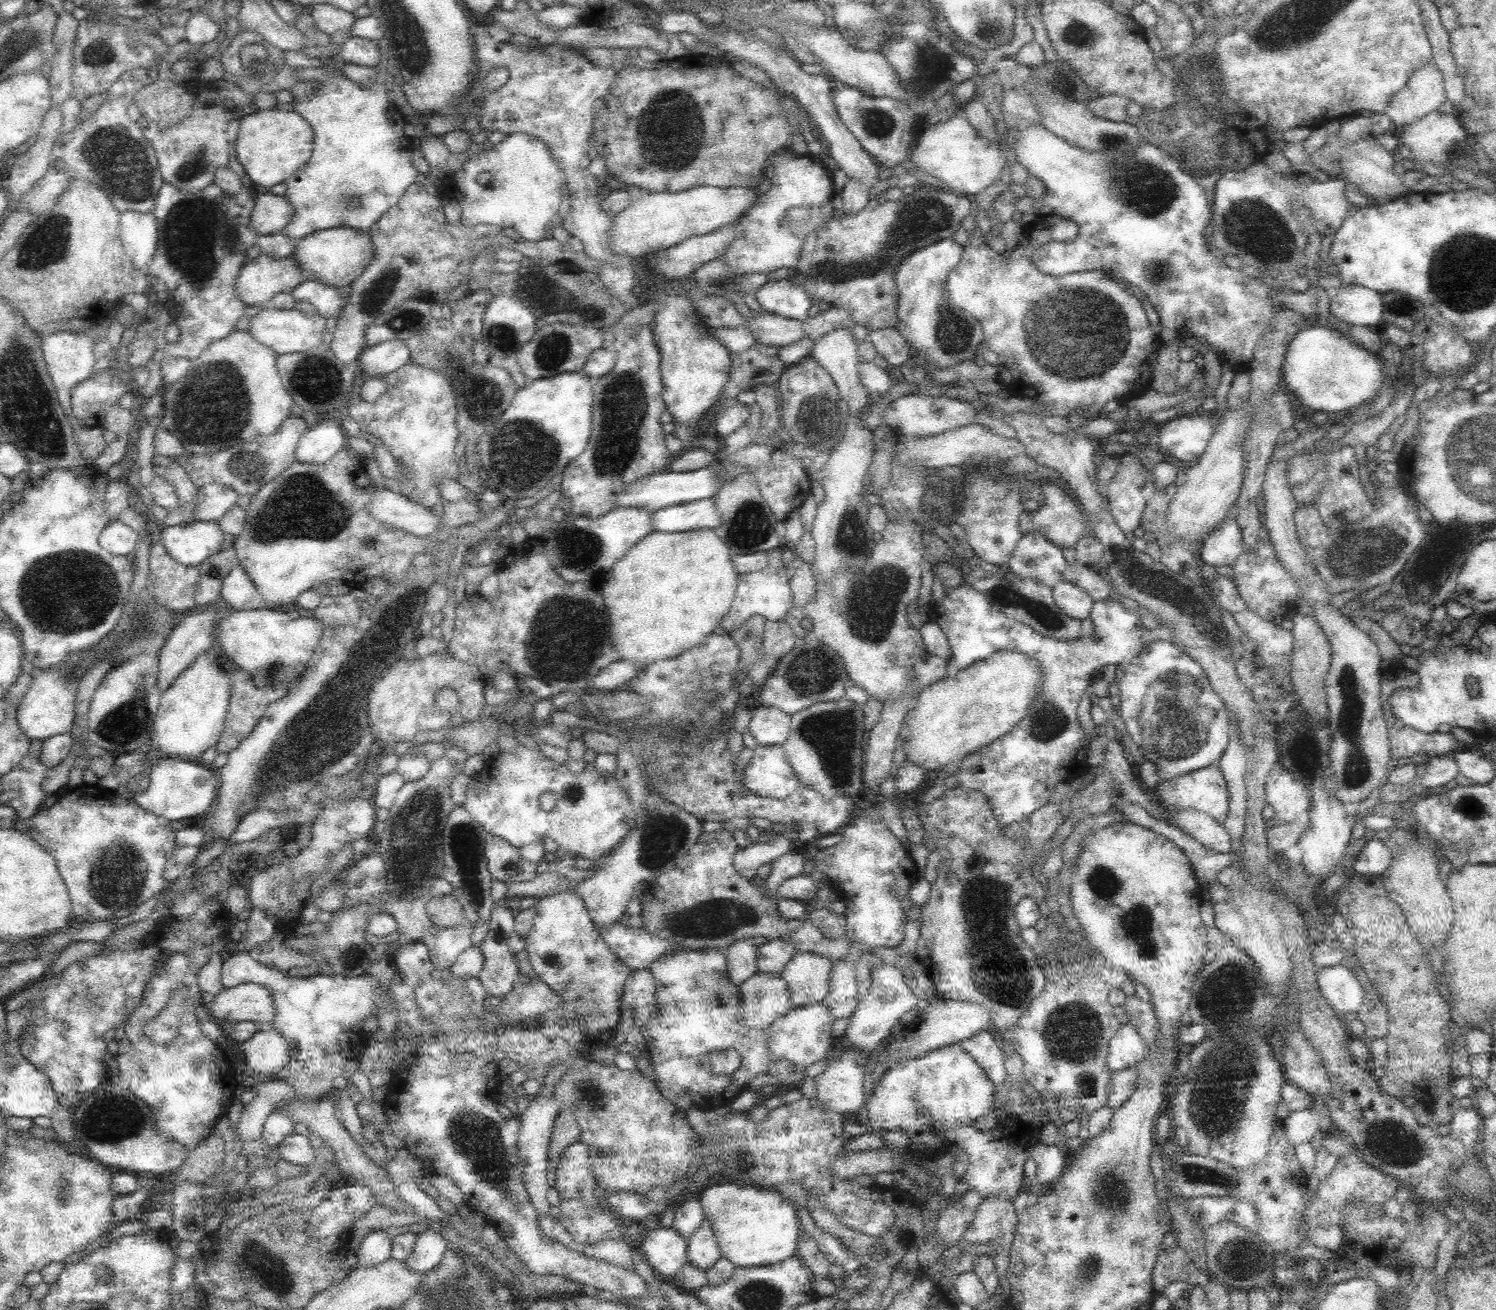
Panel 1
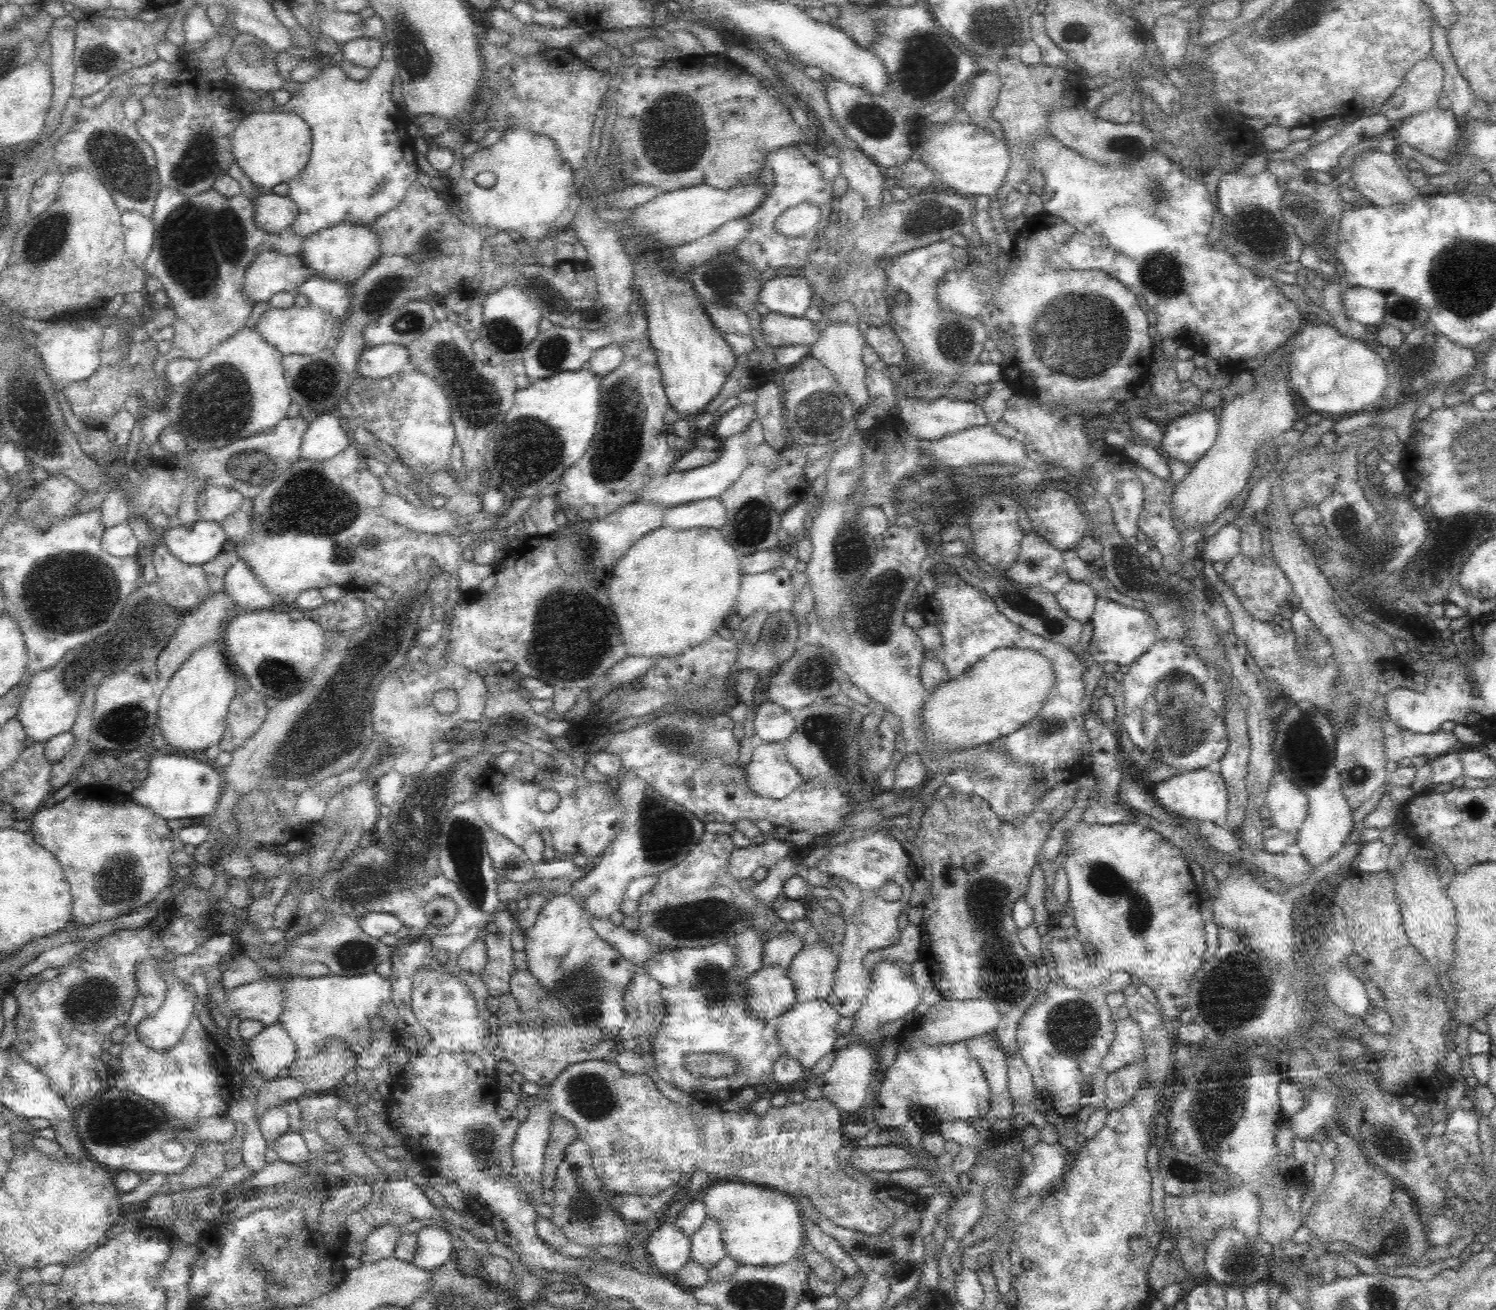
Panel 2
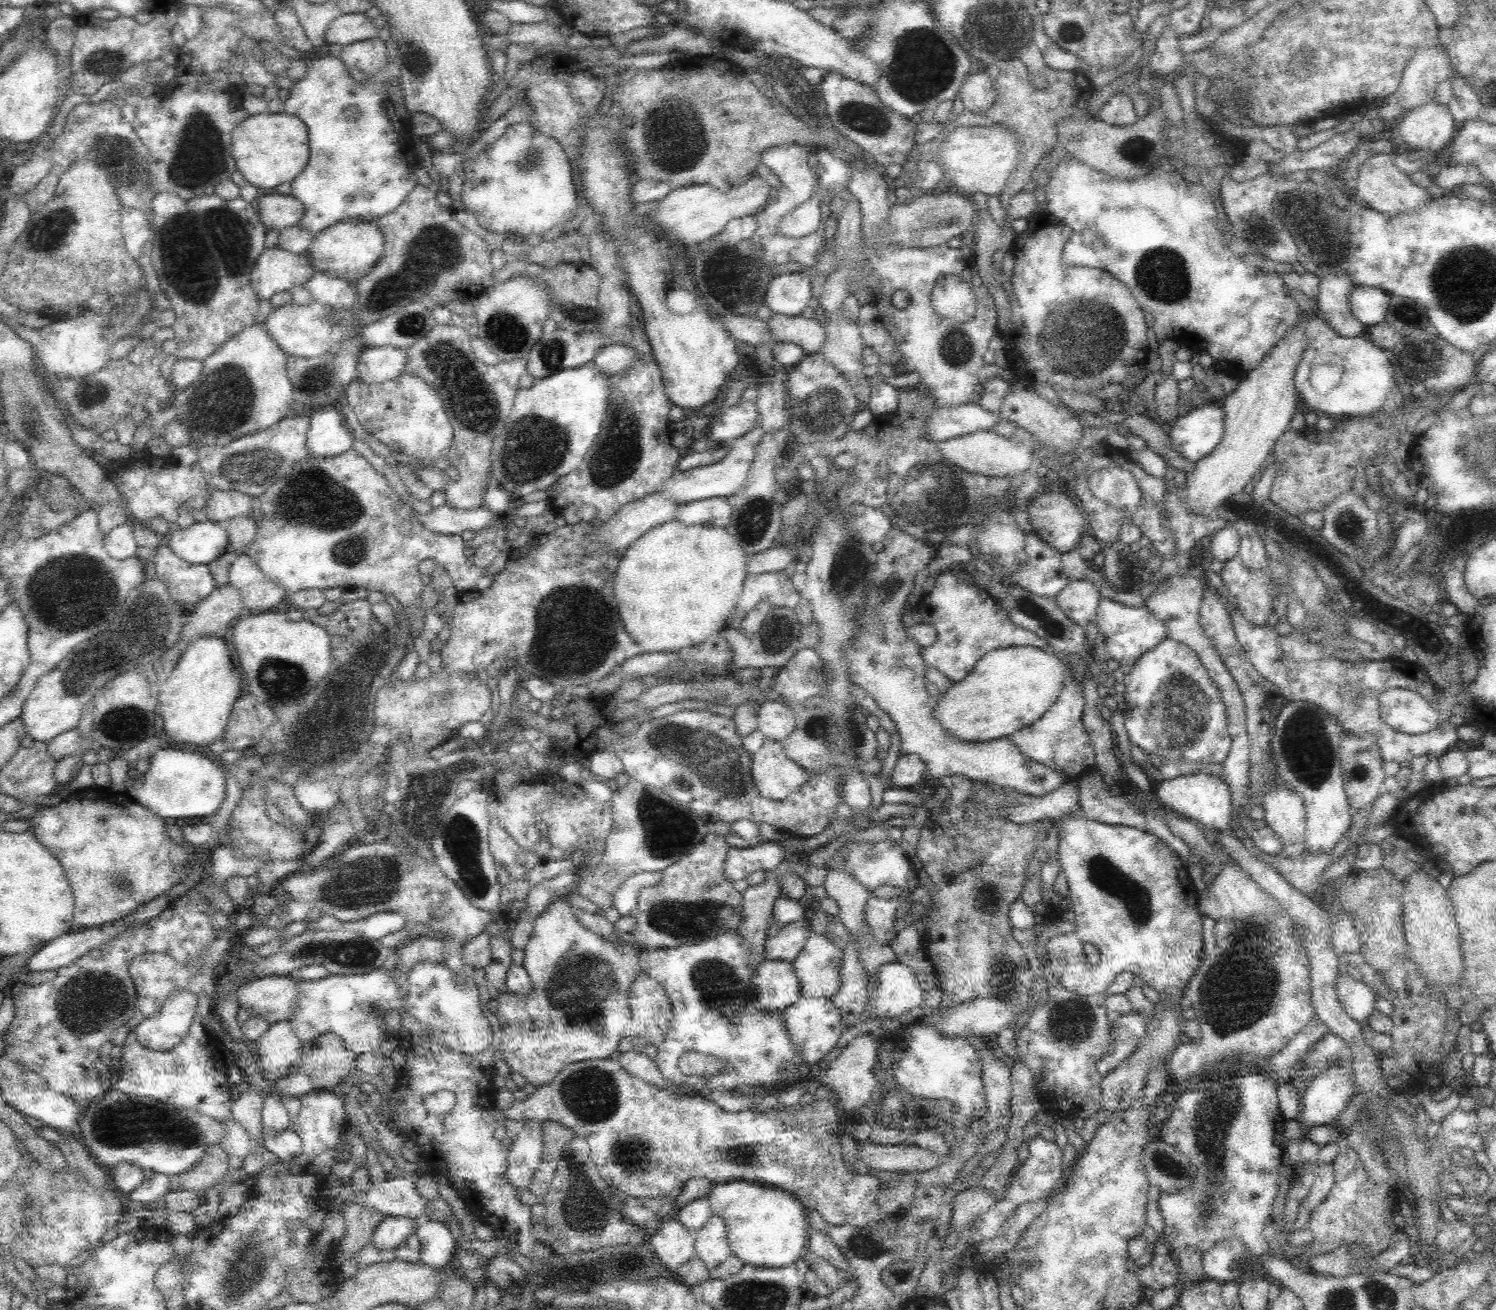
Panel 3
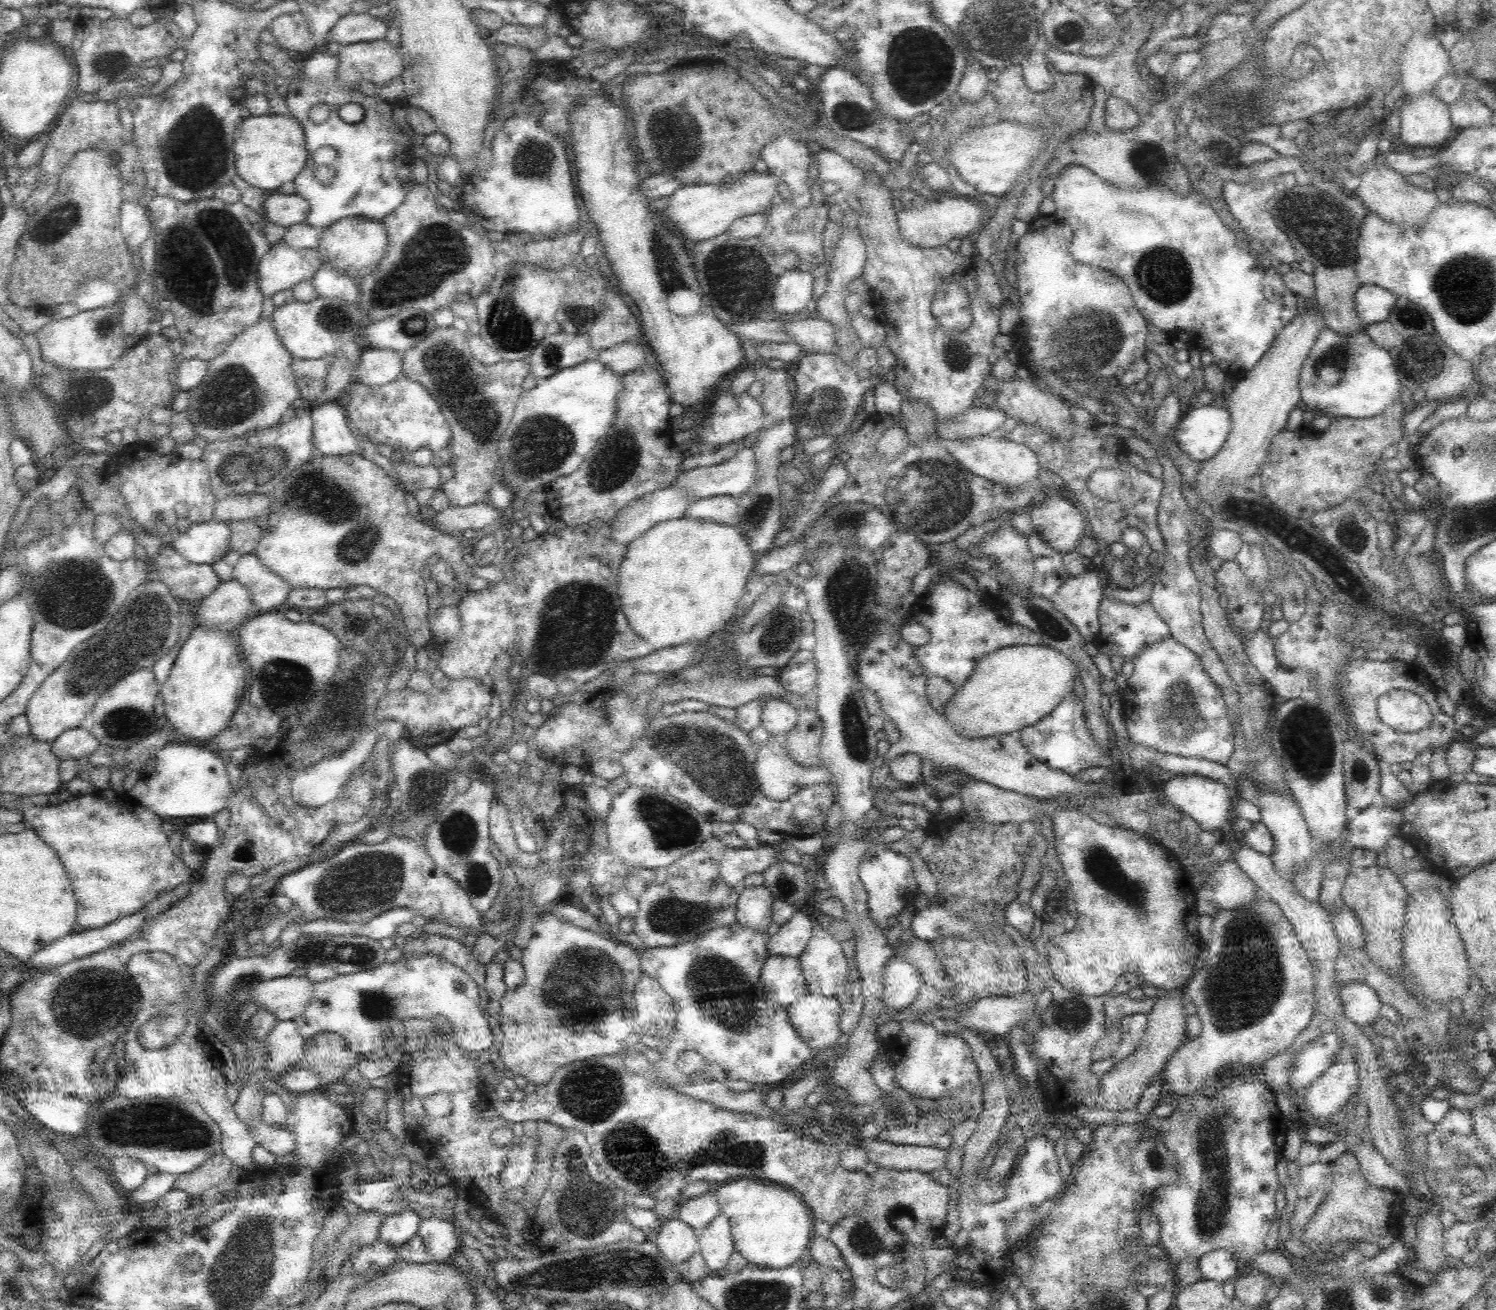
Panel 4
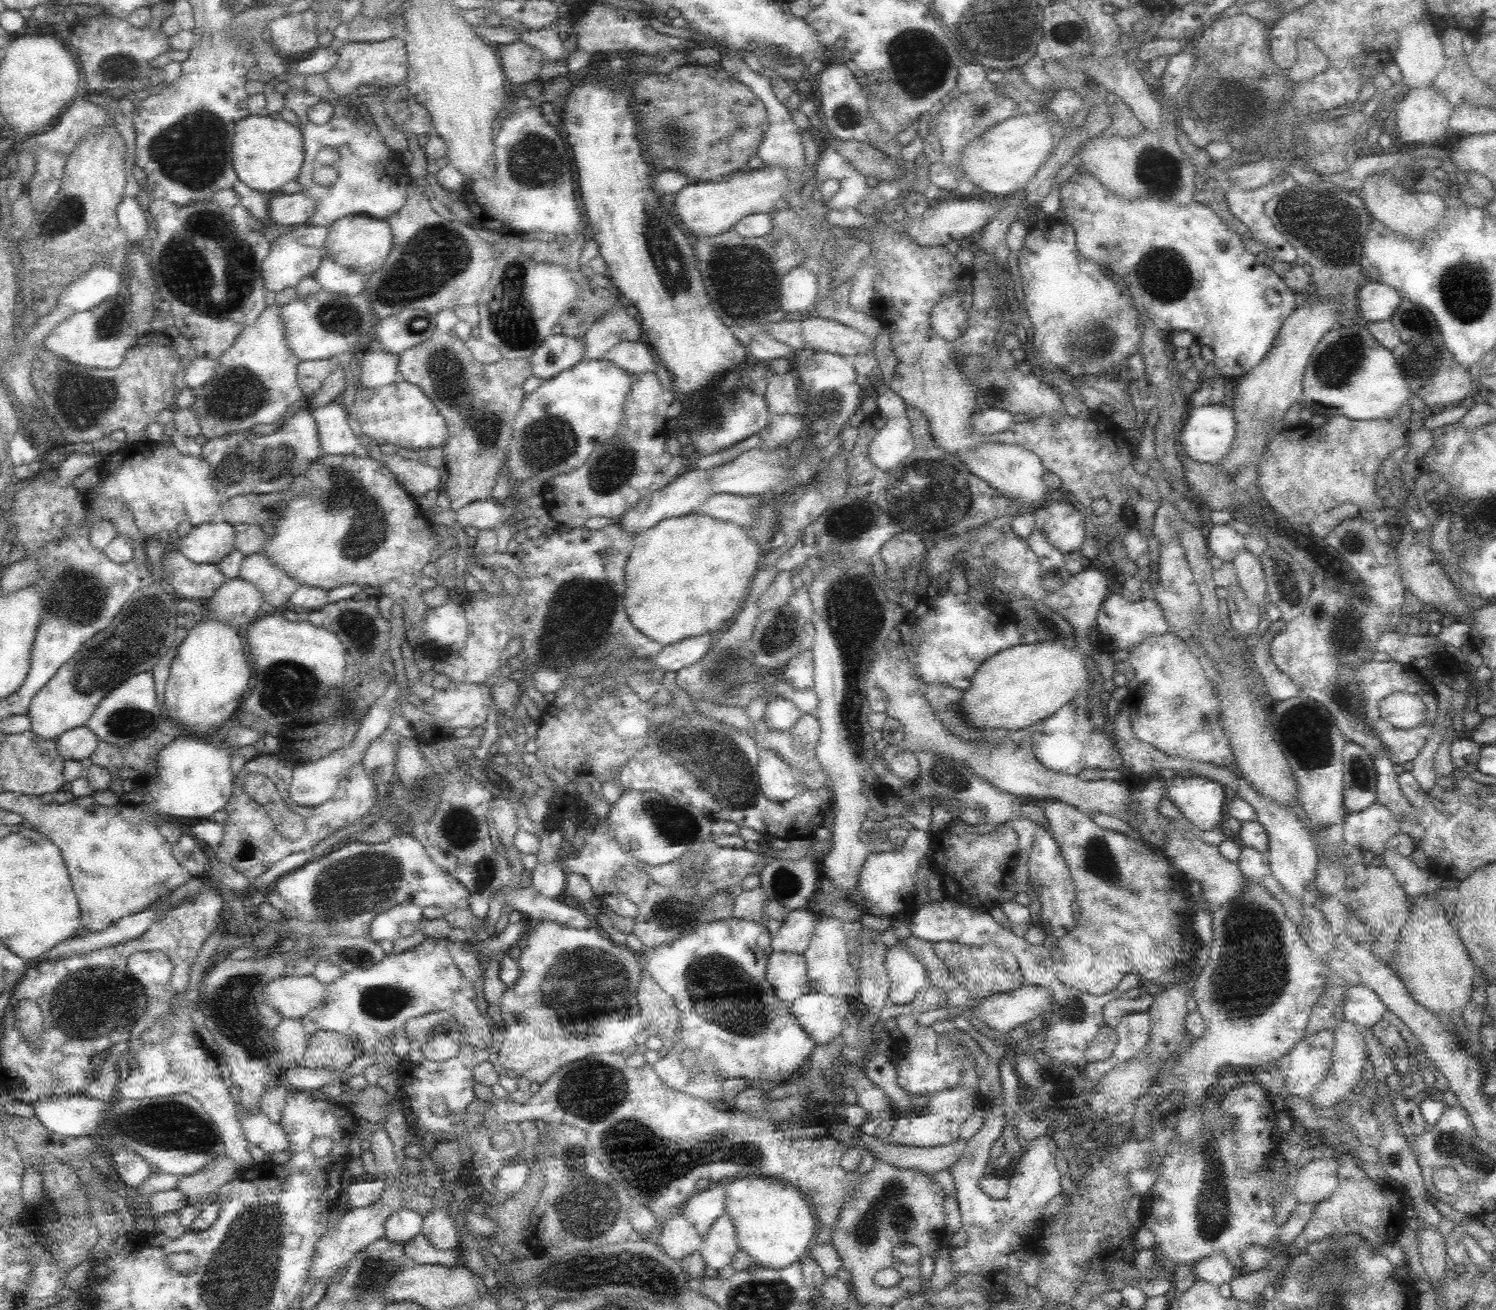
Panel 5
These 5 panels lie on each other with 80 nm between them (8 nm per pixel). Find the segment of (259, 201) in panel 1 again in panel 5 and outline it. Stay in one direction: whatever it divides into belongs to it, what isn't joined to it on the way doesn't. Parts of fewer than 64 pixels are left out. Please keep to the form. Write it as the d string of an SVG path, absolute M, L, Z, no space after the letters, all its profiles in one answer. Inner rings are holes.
M293 193L272 197L268 201L269 219L282 226L304 224L312 216L316 208L316 200L306 193Z

